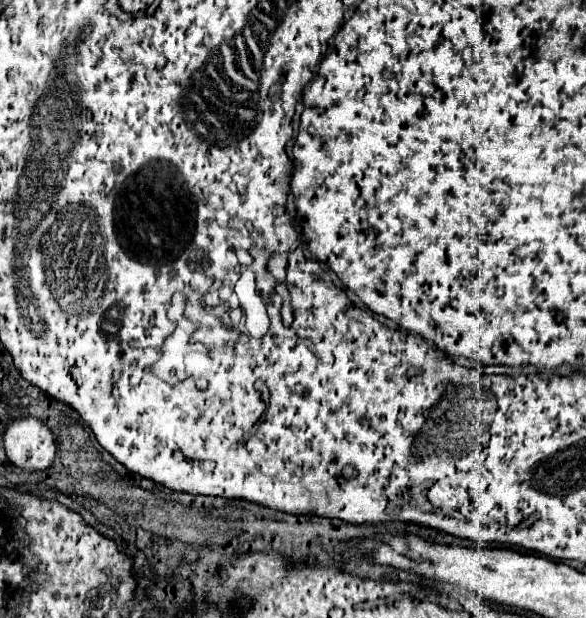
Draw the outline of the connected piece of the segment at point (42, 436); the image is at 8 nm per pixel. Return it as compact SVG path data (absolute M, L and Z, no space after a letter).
M35 417L15 419L5 429L5 453L21 469L47 469L55 459L53 433Z

